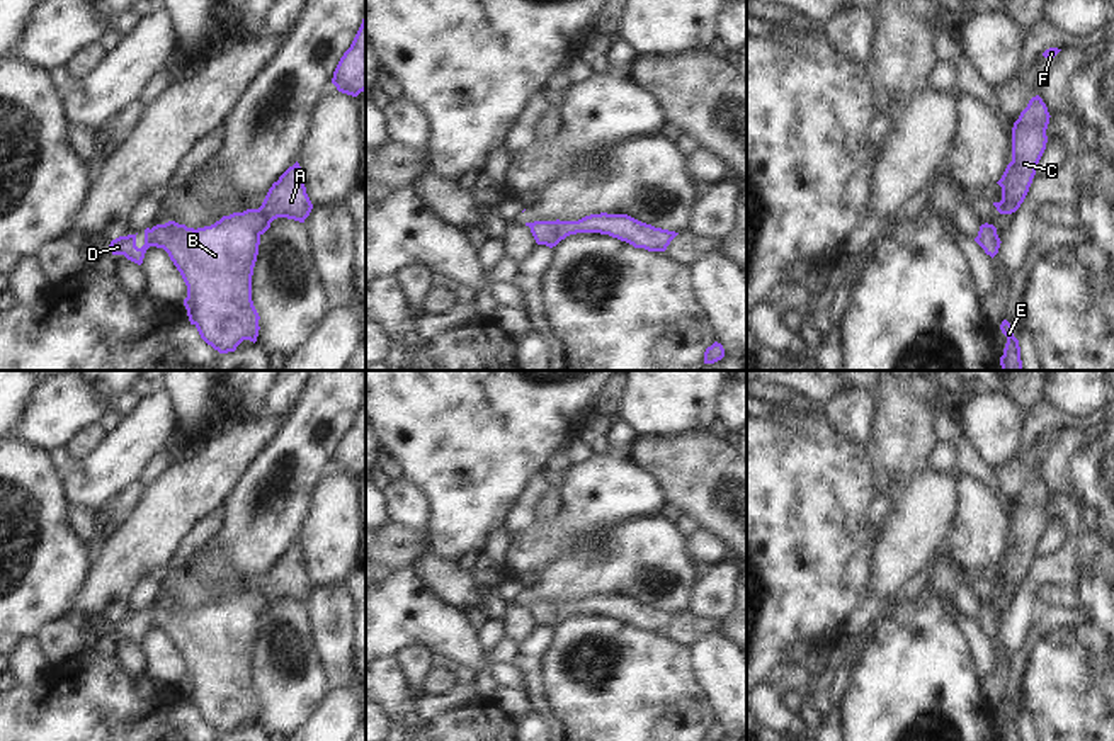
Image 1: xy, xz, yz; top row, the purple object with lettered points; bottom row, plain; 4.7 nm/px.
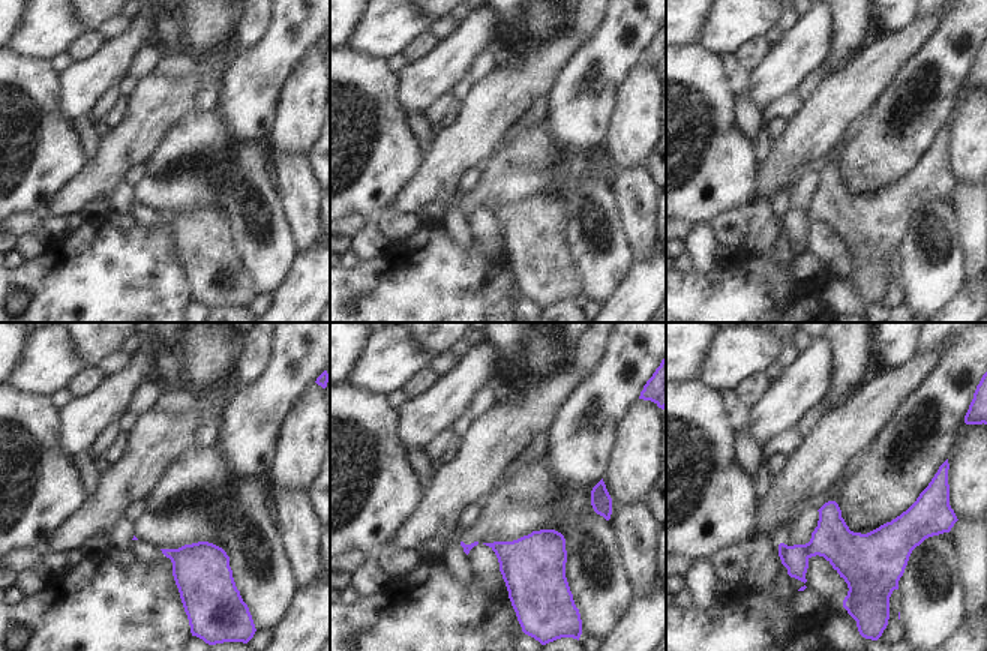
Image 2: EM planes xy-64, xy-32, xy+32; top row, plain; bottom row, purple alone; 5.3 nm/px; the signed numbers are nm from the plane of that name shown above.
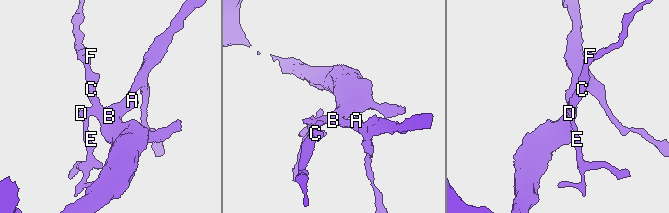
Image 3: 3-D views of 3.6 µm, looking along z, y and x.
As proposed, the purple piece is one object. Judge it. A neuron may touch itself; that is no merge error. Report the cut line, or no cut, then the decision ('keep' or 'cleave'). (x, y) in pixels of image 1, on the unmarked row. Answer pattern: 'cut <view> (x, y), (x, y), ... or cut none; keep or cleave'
cut xy (152, 610), (152, 622), (148, 626); cleave

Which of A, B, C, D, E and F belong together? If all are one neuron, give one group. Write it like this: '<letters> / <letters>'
A B C F / D E

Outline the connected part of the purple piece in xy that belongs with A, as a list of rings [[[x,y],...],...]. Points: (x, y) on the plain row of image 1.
[[[296,542],[272,564],[259,590],[197,610],[175,602],[151,608],[150,627],[168,634],[187,666],[184,687],[190,705],[219,734],[235,733],[243,721],[257,722],[260,697],[252,682],[252,656],[260,617],[277,598],[304,603],[311,590]]]

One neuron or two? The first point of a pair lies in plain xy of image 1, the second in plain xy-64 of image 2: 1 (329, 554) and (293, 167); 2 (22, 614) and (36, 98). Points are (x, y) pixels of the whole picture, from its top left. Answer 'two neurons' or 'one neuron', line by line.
1: two neurons
2: one neuron

